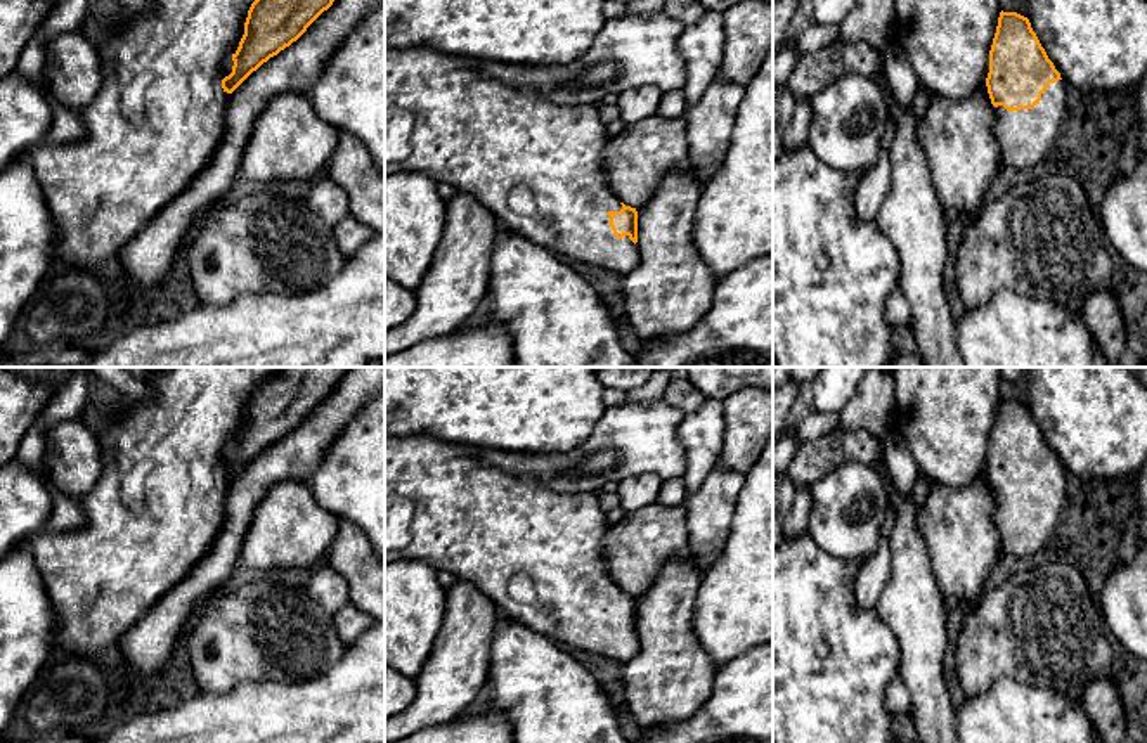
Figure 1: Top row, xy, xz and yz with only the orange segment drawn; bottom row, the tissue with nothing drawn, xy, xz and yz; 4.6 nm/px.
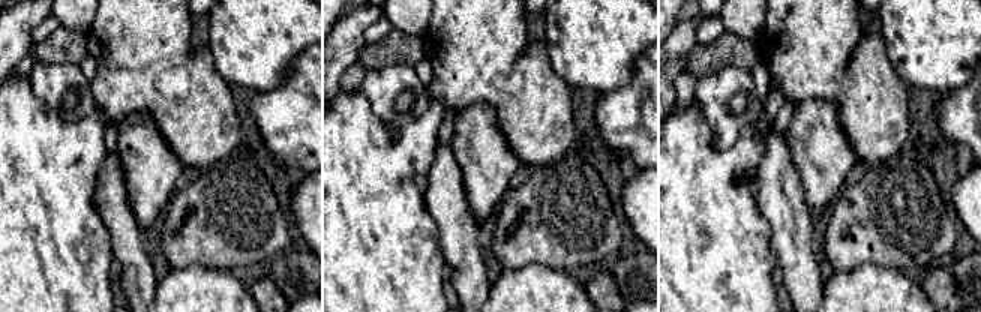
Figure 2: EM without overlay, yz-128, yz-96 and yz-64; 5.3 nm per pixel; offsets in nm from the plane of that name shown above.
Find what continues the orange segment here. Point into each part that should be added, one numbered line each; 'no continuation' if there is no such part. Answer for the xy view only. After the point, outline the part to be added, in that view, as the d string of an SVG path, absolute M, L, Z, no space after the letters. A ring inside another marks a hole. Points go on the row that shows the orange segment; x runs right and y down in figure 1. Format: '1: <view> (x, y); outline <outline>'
1: xy (160, 113); outline M149 0L151 10L126 17L120 10L107 14L100 24L102 40L99 47L102 85L95 99L76 114L87 126L87 135L68 144L40 142L28 158L33 165L35 177L42 187L45 203L54 218L54 263L55 267L95 267L118 256L118 253L135 237L135 234L154 218L177 194L180 194L192 178L210 163L224 132L229 97L222 88L222 80L232 73L232 55L244 35L248 10L255 0Z

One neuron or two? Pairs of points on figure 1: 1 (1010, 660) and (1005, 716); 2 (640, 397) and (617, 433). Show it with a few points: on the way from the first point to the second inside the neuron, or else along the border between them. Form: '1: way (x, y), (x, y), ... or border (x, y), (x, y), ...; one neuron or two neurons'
1: border (1049, 688), (1031, 688), (998, 678), (972, 697); two neurons
2: border (660, 399), (652, 404), (628, 402); two neurons

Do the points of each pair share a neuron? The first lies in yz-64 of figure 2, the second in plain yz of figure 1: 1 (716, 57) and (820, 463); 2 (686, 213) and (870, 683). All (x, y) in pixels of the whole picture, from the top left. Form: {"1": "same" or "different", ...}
{"1": "same", "2": "same"}

